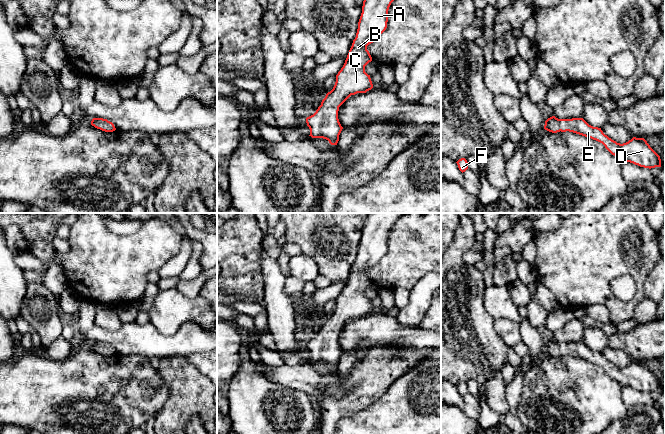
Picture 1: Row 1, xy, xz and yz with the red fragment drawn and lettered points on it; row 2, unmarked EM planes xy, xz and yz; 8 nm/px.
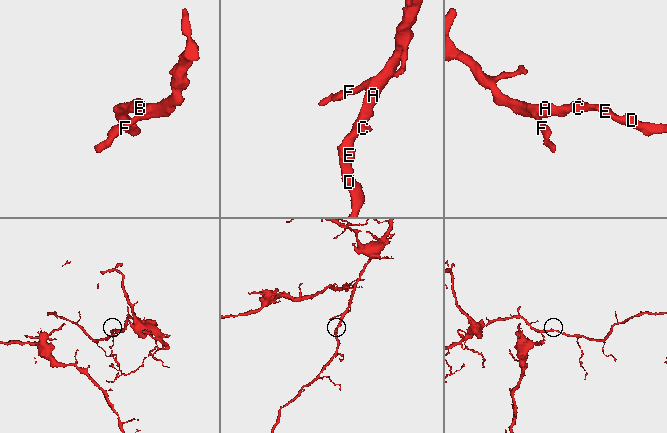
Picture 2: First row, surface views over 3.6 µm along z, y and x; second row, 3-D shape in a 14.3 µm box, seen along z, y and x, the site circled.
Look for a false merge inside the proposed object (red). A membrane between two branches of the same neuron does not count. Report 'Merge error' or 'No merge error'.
No merge error

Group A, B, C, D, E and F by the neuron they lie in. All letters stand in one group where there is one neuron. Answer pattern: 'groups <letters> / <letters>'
groups A B C D E F

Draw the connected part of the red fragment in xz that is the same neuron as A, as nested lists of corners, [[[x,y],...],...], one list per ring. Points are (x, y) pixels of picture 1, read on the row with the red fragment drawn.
[[[363,1],[356,37],[343,67],[336,75],[335,85],[316,112],[306,118],[312,138],[323,138],[331,145],[337,145],[343,129],[338,119],[339,107],[351,95],[366,93],[373,88],[370,75],[365,72],[365,66],[372,61],[367,46],[386,30],[388,10],[393,1]]]

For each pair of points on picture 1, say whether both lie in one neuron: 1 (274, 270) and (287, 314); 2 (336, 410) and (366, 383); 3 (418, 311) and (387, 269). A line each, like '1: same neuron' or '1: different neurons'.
1: same neuron
2: same neuron
3: different neurons

